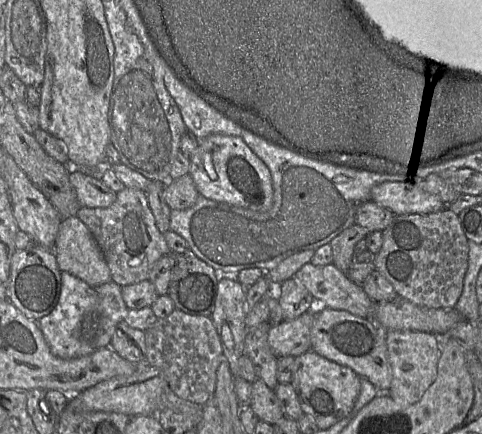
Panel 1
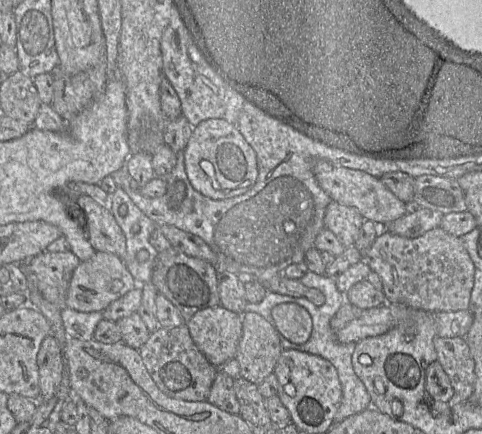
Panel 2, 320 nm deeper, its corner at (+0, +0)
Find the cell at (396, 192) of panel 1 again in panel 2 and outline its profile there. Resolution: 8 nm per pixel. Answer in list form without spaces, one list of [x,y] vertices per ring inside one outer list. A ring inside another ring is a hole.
[[[317,159],[313,173],[320,187],[332,201],[356,209],[365,220],[376,225],[387,226],[409,211],[408,204],[399,200],[381,181],[362,170],[349,169],[332,164],[325,159]]]

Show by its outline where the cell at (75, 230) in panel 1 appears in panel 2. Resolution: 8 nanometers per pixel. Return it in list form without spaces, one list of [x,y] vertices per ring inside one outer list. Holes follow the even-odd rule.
[[[96,251],[89,260],[81,261],[73,271],[66,299],[66,307],[79,312],[102,312],[112,302],[137,286],[137,281],[127,269],[122,258],[115,254]]]

